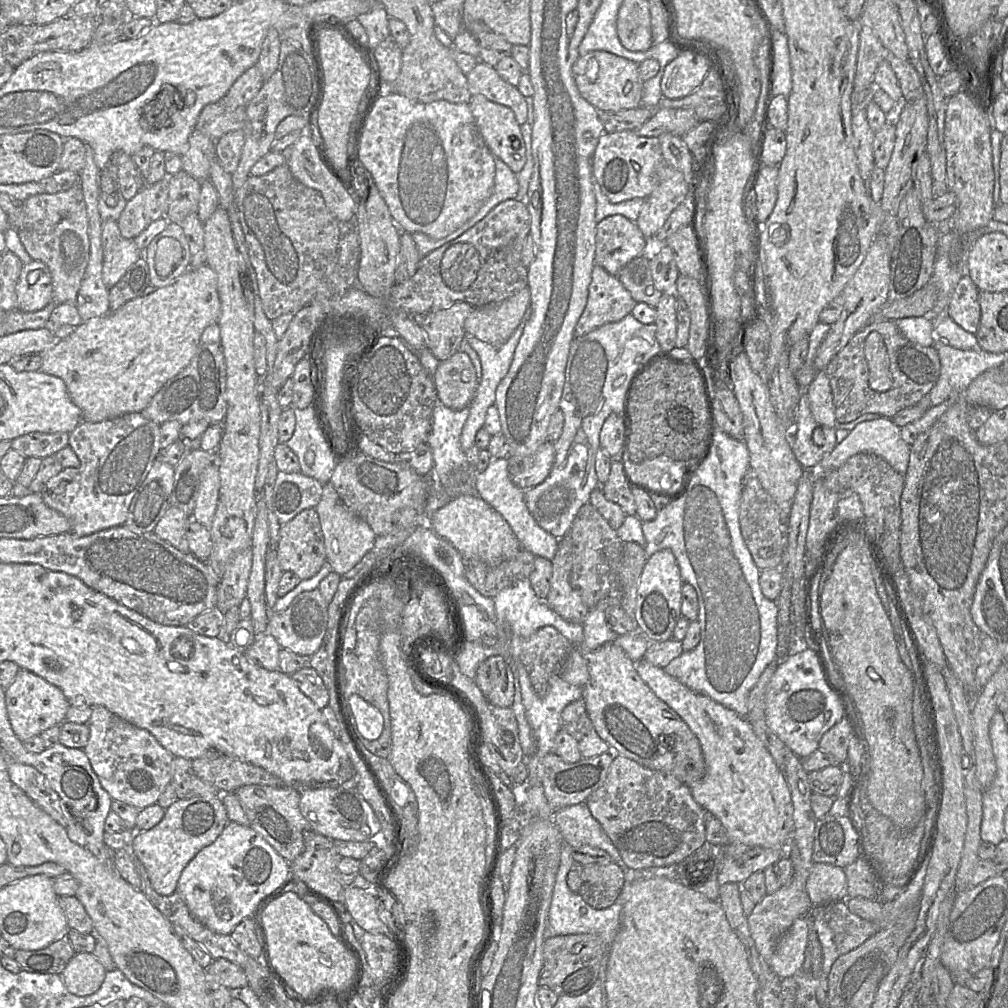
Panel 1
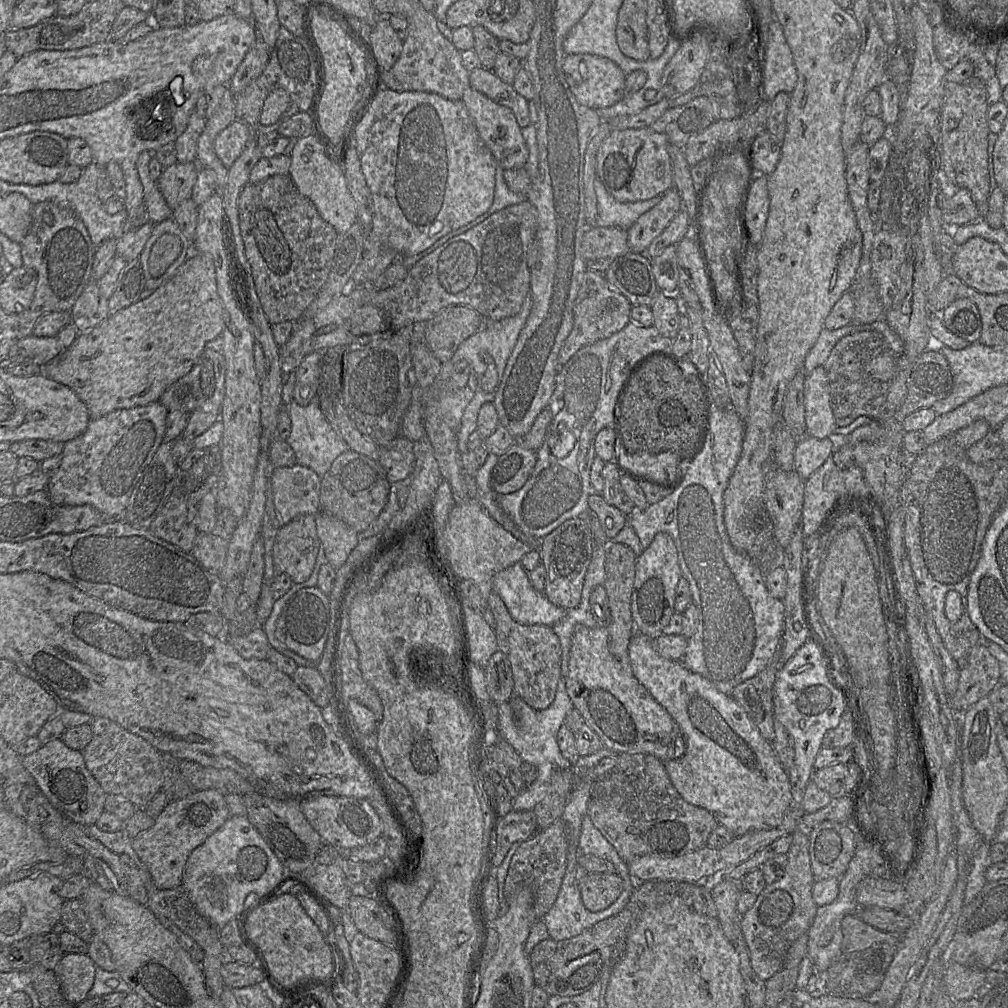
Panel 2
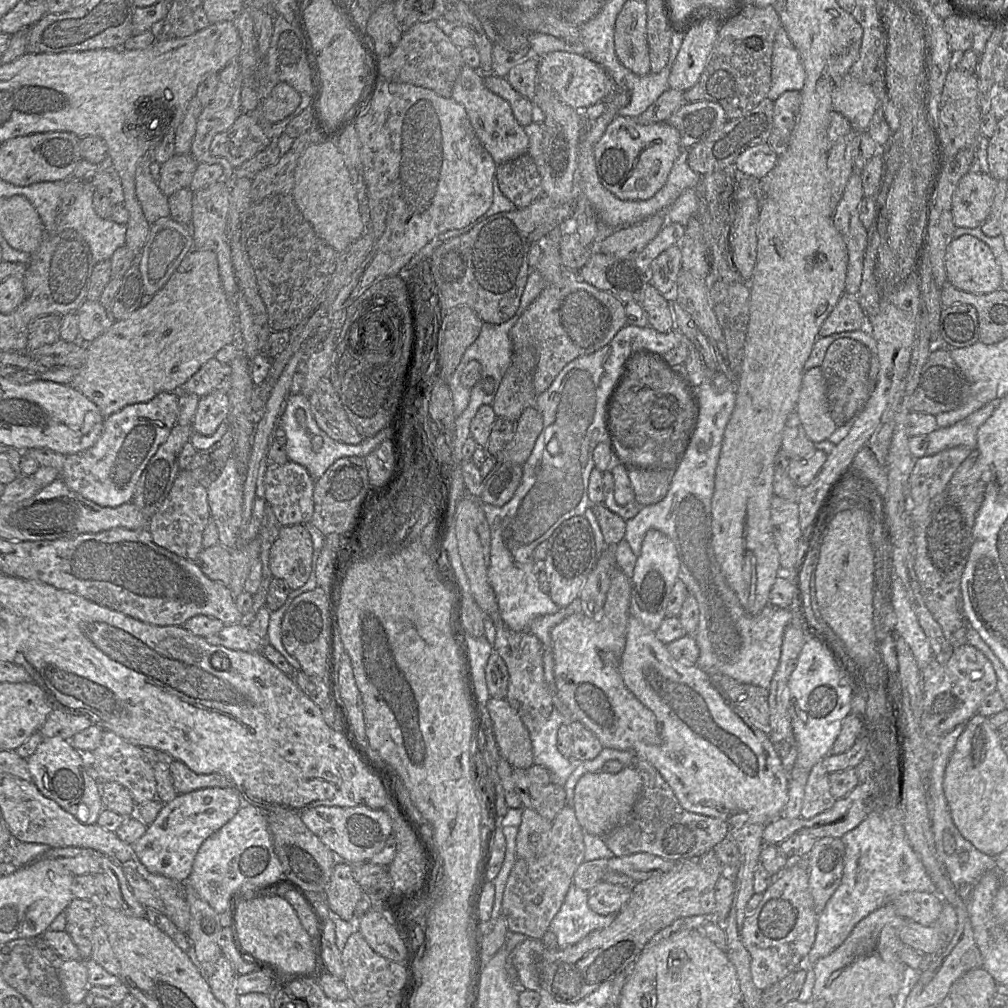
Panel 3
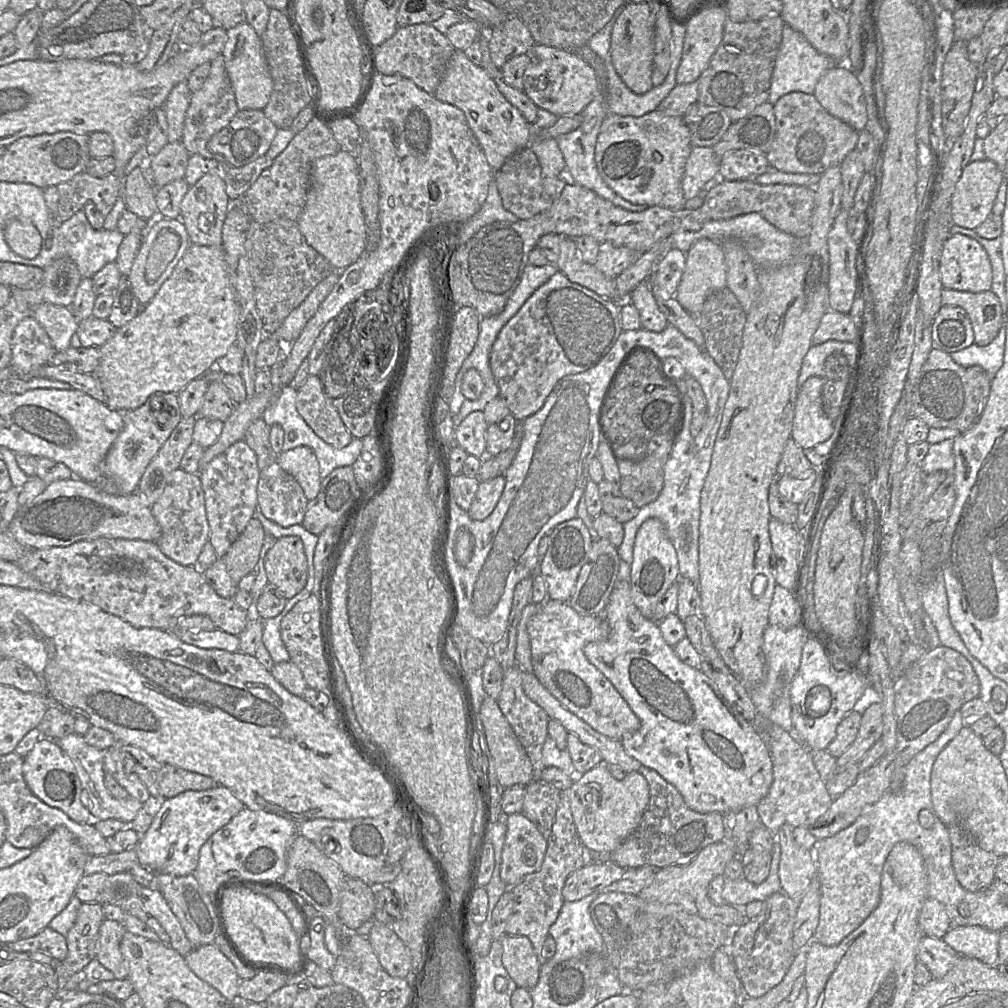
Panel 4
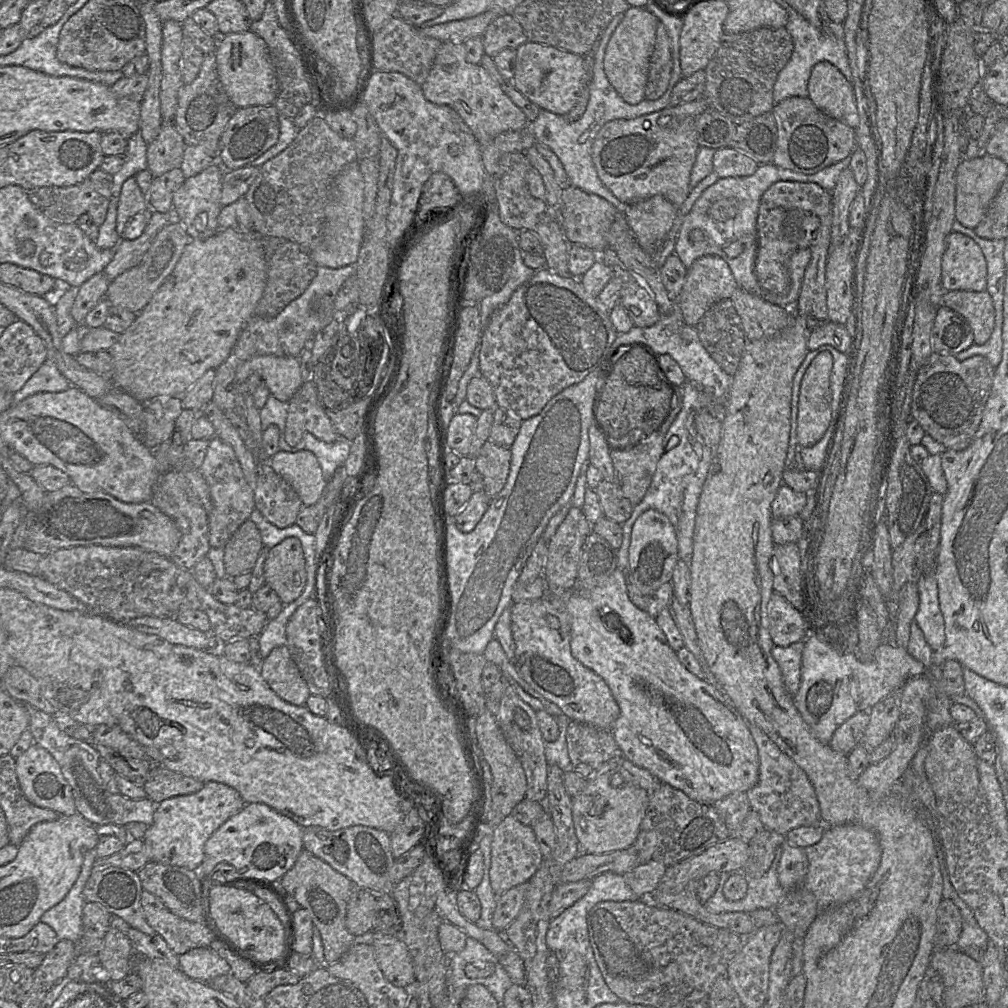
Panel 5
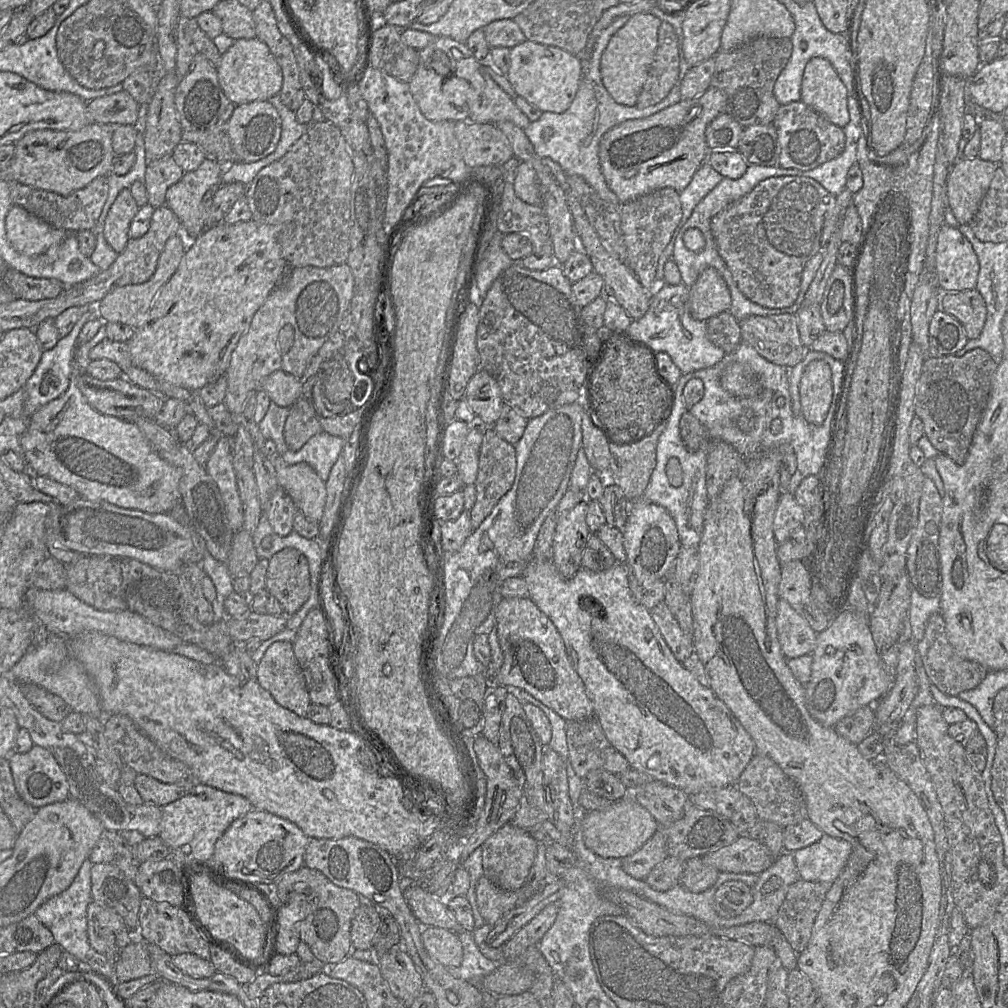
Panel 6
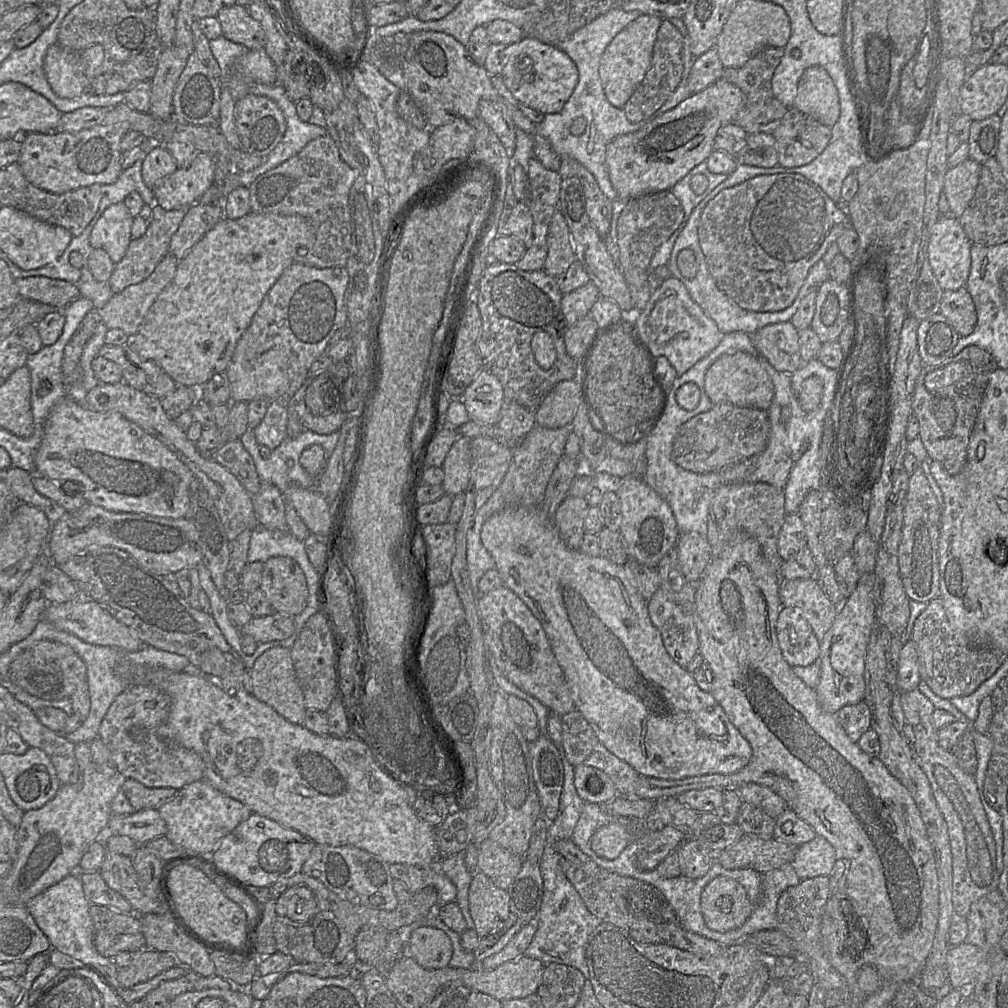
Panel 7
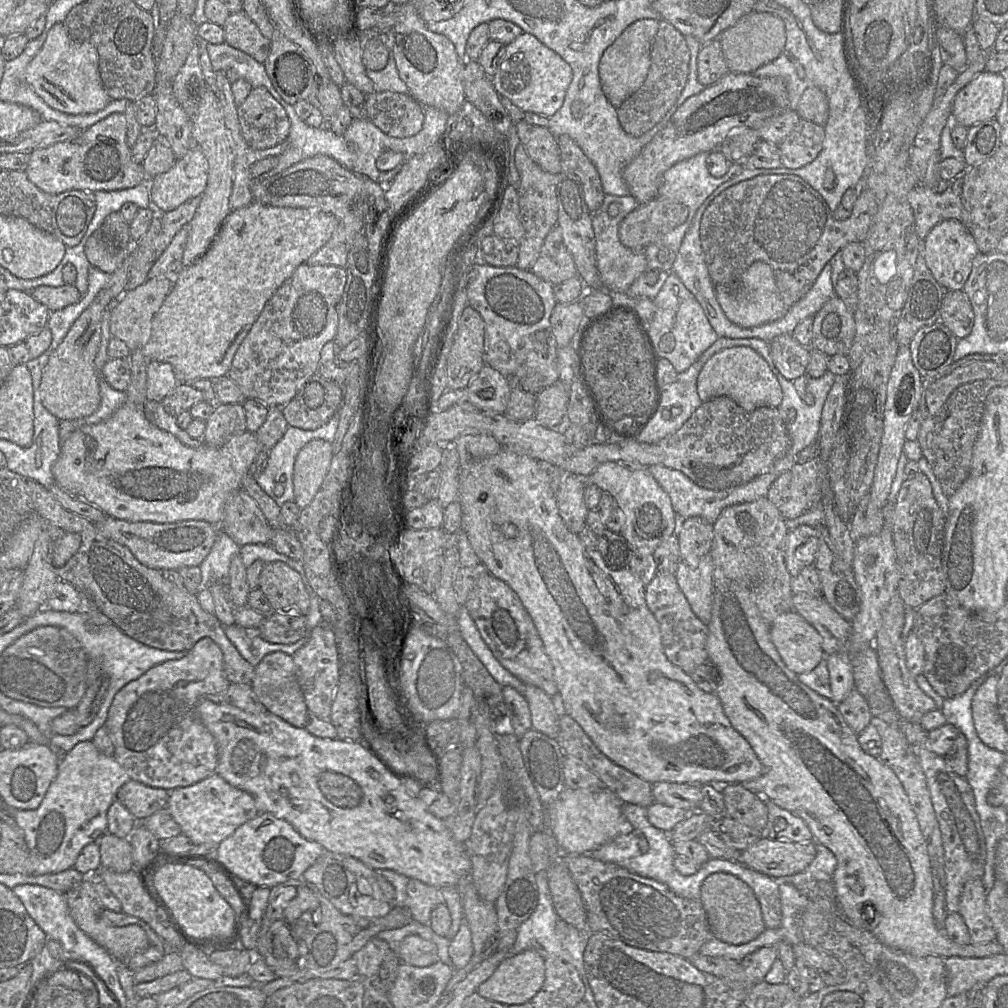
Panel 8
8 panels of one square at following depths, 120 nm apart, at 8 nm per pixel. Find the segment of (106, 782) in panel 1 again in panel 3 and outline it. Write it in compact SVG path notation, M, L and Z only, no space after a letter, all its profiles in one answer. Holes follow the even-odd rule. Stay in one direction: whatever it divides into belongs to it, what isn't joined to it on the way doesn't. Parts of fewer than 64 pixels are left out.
M104 731L101 744L93 752L91 752L90 754L84 754L84 755L86 755L86 757L87 757L90 771L93 773L93 775L96 777L96 779L100 783L106 783L106 782L119 783L120 785L125 787L130 792L130 794L132 796L132 799L134 800L136 806L140 806L140 805L142 805L144 803L149 802L149 801L156 798L157 791L156 791L156 781L155 781L155 776L154 776L154 770L153 770L152 765L145 758L144 751L143 751L143 749L141 747L139 747L137 745L134 745L134 744L124 740L123 738L121 738L120 736L116 735L115 733L113 733L111 731Z

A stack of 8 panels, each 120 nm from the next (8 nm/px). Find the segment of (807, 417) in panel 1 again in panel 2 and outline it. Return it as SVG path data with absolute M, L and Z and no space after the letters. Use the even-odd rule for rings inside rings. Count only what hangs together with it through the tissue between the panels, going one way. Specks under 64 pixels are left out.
M807 435L797 440L793 470L807 480L832 454L833 444L829 438L817 439Z

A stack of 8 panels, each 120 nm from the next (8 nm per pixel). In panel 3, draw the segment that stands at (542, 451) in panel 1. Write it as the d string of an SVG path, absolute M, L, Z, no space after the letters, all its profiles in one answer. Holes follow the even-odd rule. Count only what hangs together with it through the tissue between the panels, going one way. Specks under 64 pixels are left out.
M497 462L483 480L480 502L493 506L507 503L517 490L522 478L522 465L513 462Z

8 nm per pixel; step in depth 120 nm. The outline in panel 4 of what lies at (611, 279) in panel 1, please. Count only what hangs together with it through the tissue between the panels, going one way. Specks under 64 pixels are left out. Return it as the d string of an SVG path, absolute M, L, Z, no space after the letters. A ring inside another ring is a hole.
M557 271L500 330L490 352L490 367L501 397L518 422L542 408L563 377L594 367L620 333L619 303L571 282Z

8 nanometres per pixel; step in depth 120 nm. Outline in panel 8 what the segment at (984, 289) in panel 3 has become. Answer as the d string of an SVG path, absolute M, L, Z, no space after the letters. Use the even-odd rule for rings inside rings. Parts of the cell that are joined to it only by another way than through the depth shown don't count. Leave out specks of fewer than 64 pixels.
M947 219L936 224L927 234L923 243L926 265L936 281L945 290L962 290L971 272L972 262L979 253L973 236L964 223L957 219Z

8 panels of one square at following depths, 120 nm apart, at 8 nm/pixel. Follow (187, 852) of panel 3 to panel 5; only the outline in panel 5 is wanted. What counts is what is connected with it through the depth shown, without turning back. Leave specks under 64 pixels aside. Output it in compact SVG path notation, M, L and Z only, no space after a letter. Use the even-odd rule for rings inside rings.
M207 782L195 793L175 796L160 802L154 812L153 822L143 837L149 862L179 866L198 872L204 859L206 841L245 804L235 789L219 782Z

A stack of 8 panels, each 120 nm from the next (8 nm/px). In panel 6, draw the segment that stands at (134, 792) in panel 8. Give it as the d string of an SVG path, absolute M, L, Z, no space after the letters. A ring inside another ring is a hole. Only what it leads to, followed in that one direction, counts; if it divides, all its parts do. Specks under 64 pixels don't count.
M137 774L133 780L143 802L160 808L191 792L195 784L191 778L175 783L163 783L144 774Z

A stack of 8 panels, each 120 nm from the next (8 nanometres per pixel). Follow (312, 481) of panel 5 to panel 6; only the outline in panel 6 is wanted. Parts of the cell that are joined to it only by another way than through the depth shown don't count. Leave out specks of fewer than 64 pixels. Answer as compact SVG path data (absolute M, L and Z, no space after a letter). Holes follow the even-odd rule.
M267 456L276 469L278 485L292 498L305 517L319 522L324 513L326 486L316 471L306 462L288 465L281 456Z

